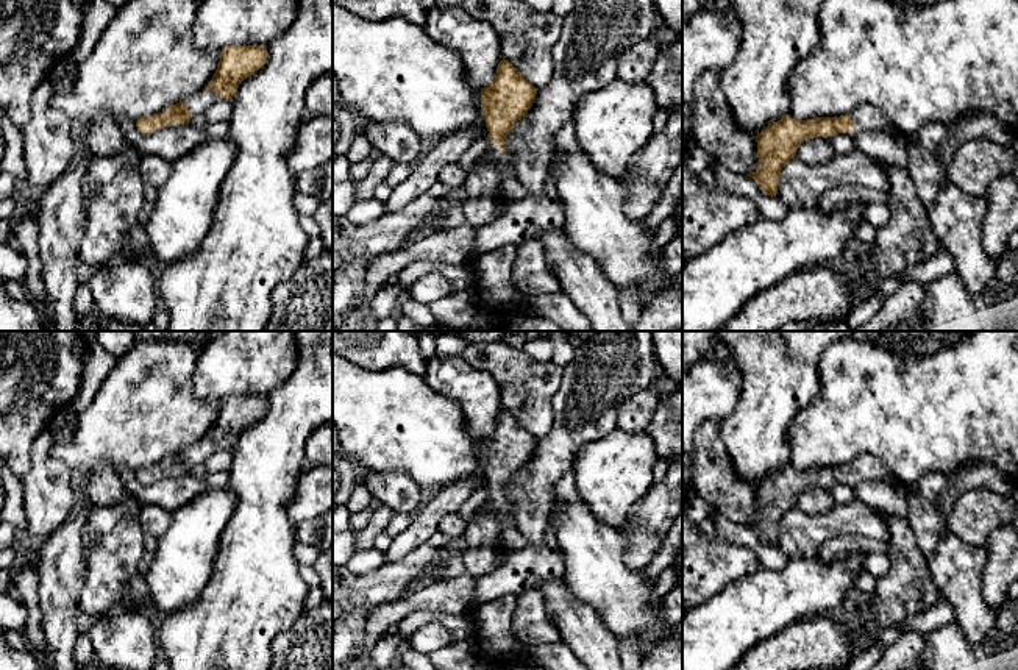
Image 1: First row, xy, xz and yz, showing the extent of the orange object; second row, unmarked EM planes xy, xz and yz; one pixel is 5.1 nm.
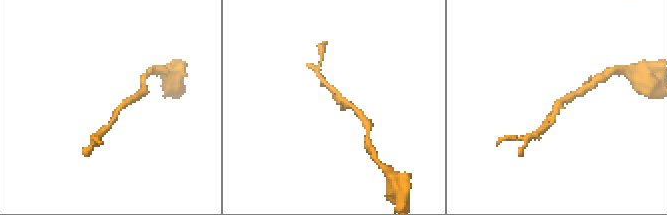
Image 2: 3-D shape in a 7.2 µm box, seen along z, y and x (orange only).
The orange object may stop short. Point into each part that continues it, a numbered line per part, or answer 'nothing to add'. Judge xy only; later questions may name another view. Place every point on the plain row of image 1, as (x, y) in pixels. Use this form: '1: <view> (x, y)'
1: xy (199, 453)

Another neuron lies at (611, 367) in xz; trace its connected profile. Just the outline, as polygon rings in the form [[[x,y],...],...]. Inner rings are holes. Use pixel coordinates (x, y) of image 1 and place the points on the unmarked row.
[[[600,331],[576,348],[575,358],[564,367],[561,387],[553,397],[551,431],[537,439],[531,459],[504,489],[515,508],[514,525],[529,545],[537,543],[546,529],[557,501],[554,487],[573,467],[575,451],[612,433],[621,404],[640,390],[650,389],[657,369],[651,331]]]

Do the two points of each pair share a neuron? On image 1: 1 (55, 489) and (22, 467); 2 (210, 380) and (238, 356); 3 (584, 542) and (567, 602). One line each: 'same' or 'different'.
1: different
2: same
3: different

